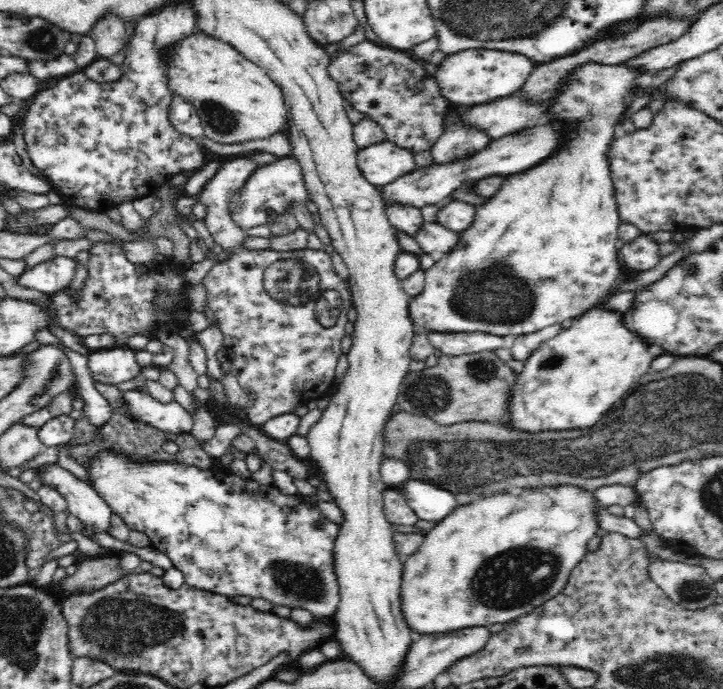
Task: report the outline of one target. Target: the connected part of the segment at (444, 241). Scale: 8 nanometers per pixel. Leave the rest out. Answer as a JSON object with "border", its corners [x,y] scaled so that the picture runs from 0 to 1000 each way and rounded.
{"border":[[[589,324],[574,340],[574,348],[584,357],[591,369],[598,366],[614,366],[620,369],[638,347],[636,337],[628,337],[609,324]]]}

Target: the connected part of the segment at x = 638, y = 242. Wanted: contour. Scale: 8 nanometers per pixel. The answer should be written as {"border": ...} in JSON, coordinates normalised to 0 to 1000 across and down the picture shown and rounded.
{"border":[[[892,338],[870,353],[858,354],[855,370],[860,382],[877,395],[899,392],[913,376],[910,353]]]}

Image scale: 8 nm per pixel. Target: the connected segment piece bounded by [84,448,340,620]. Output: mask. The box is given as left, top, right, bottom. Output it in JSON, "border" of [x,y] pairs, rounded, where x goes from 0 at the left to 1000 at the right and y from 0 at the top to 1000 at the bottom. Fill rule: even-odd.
{"border":[[[151,650],[138,653],[133,662],[127,662],[124,673],[116,678],[122,689],[119,700],[138,718],[138,723],[149,730],[155,743],[169,752],[180,769],[199,772],[210,785],[210,791],[237,811],[239,824],[254,832],[256,848],[310,865],[365,868],[365,871],[373,871],[378,878],[390,877],[390,880],[400,880],[401,884],[418,881],[429,885],[437,900],[461,898],[470,874],[469,849],[461,821],[462,784],[467,778],[467,759],[459,759],[455,753],[445,750],[440,736],[423,733],[416,720],[393,718],[382,705],[360,705],[351,695],[333,695],[322,687],[310,685],[307,679],[279,682],[272,676],[234,668],[181,668],[173,659],[158,656]]]}

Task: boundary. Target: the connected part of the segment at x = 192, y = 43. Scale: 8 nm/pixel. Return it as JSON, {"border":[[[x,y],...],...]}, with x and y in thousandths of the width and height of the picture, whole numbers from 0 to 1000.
{"border":[[[282,48],[266,49],[232,78],[231,99],[235,131],[270,155],[278,173],[282,196],[289,203],[302,209],[337,209],[342,205],[368,202],[380,194],[398,196],[401,170],[390,131],[361,96],[343,87],[315,62]]]}

